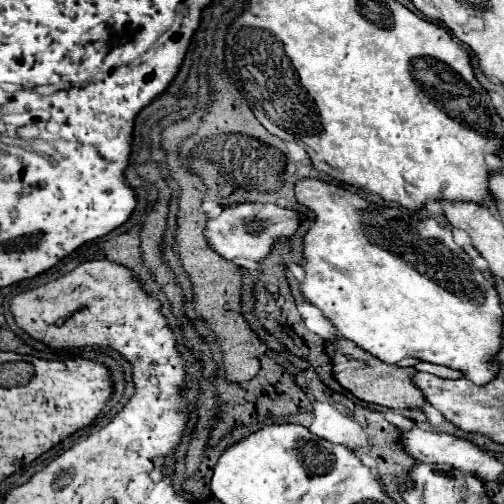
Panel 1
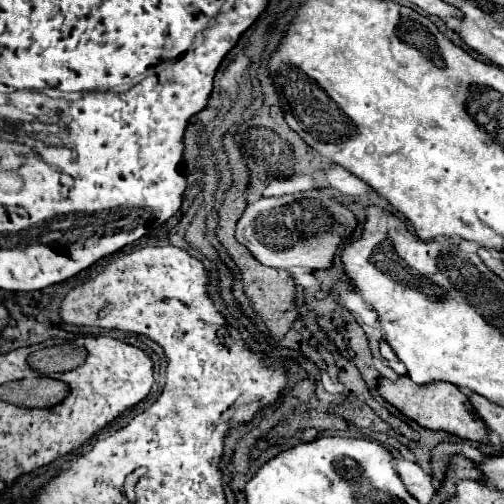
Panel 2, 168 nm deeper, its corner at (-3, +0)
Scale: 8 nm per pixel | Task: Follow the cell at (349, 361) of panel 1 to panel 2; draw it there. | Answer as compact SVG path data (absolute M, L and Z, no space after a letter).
M401 376L399 380L381 378L379 394L389 404L393 404L399 412L403 412L407 418L415 420L423 428L429 428L429 430L435 430L435 432L447 432L447 434L453 434L453 436L463 438L463 440L489 444L489 434L491 434L489 428L485 426L481 416L475 412L469 398L453 384L441 384L439 382L439 384L419 386L419 384L411 382L411 378L407 378L407 376Z

